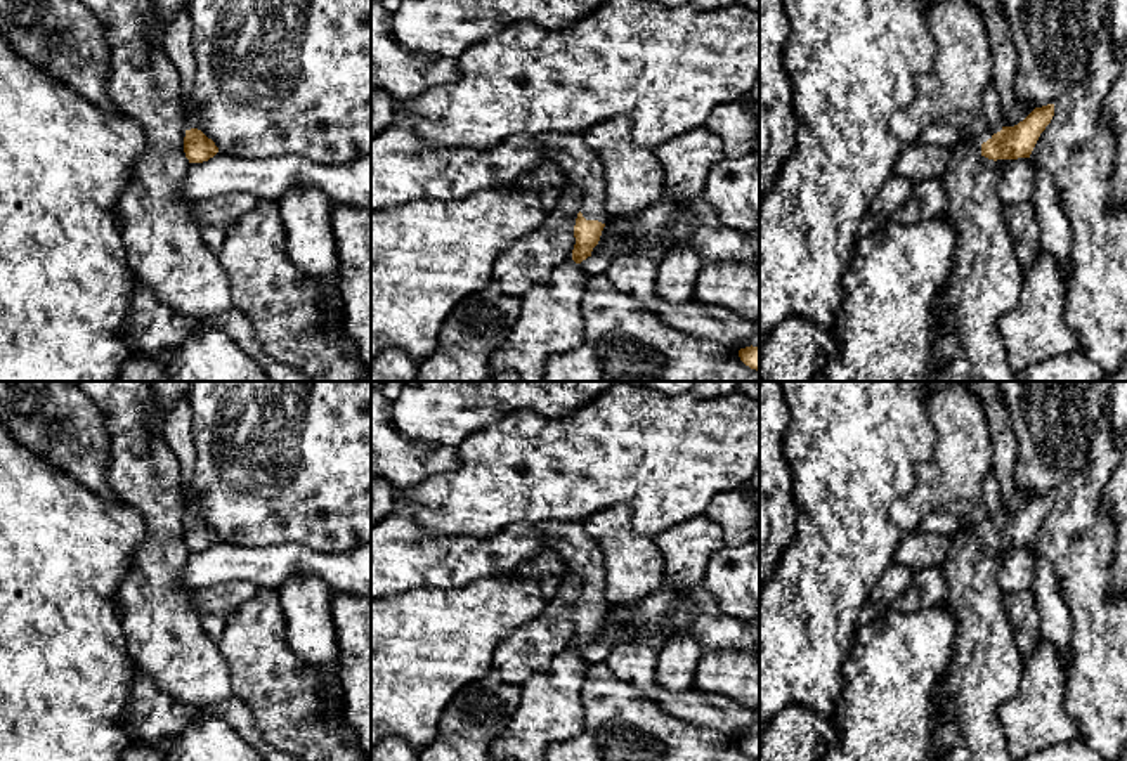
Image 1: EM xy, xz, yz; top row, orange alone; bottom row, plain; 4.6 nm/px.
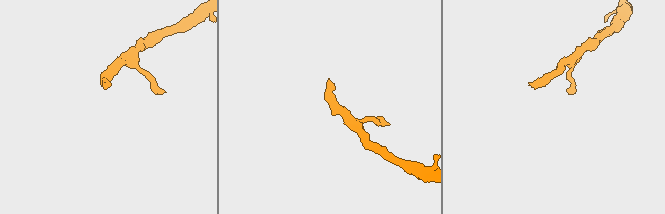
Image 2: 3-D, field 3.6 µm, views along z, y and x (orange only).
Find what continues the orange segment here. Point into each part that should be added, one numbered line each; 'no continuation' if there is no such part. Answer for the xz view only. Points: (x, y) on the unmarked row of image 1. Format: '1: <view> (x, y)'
1: xz (569, 539)

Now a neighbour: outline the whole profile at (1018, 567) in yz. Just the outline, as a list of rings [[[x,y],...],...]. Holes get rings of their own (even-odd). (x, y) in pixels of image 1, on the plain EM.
[[[1030,546],[1009,548],[999,562],[999,584],[1004,593],[1033,591],[1037,558]]]

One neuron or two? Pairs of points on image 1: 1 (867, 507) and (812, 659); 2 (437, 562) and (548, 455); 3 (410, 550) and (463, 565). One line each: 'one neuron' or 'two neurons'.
1: one neuron
2: two neurons
3: one neuron

